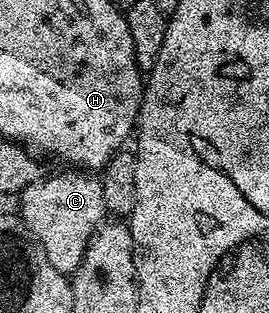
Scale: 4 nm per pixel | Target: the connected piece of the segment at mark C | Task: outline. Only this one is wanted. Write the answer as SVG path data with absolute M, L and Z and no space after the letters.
M70 168L65 172L67 174L51 173L22 191L20 217L26 230L42 247L44 256L48 256L48 264L70 276L82 262L88 240L107 217L107 212L104 208L102 183L93 173L78 168Z

